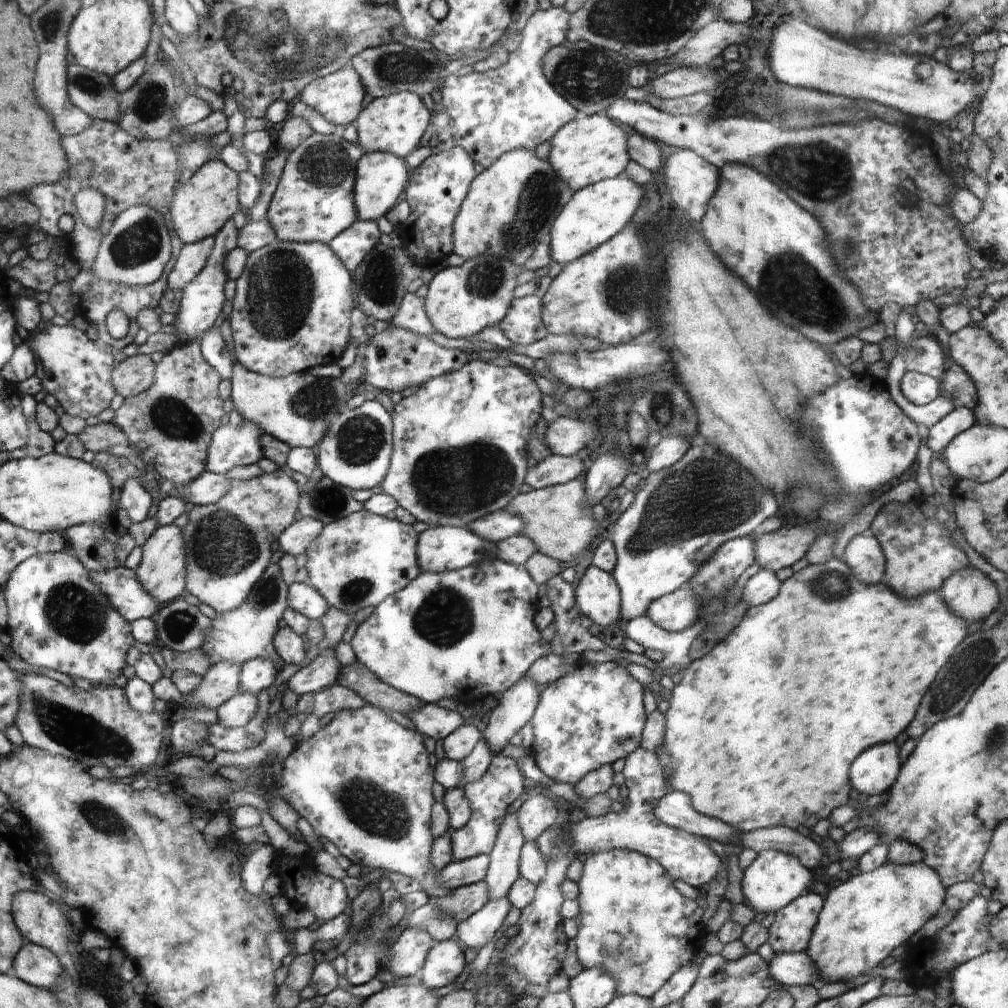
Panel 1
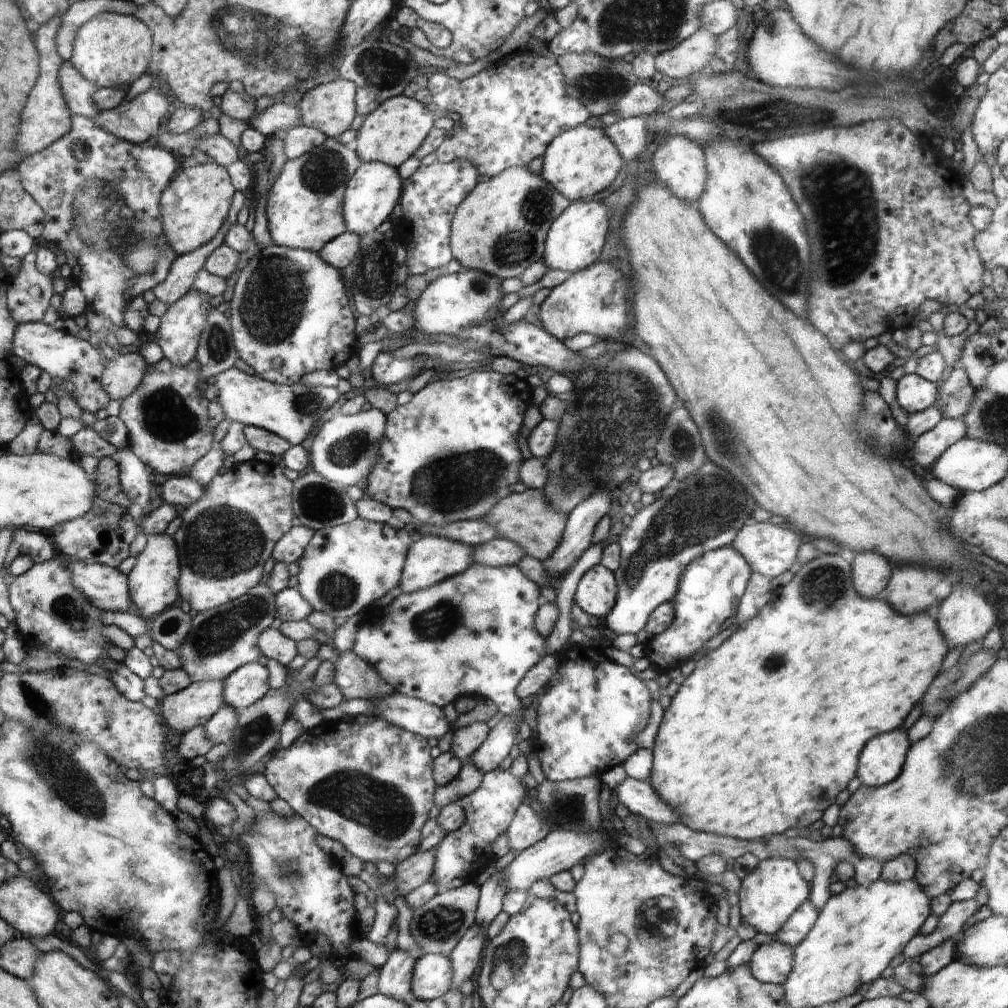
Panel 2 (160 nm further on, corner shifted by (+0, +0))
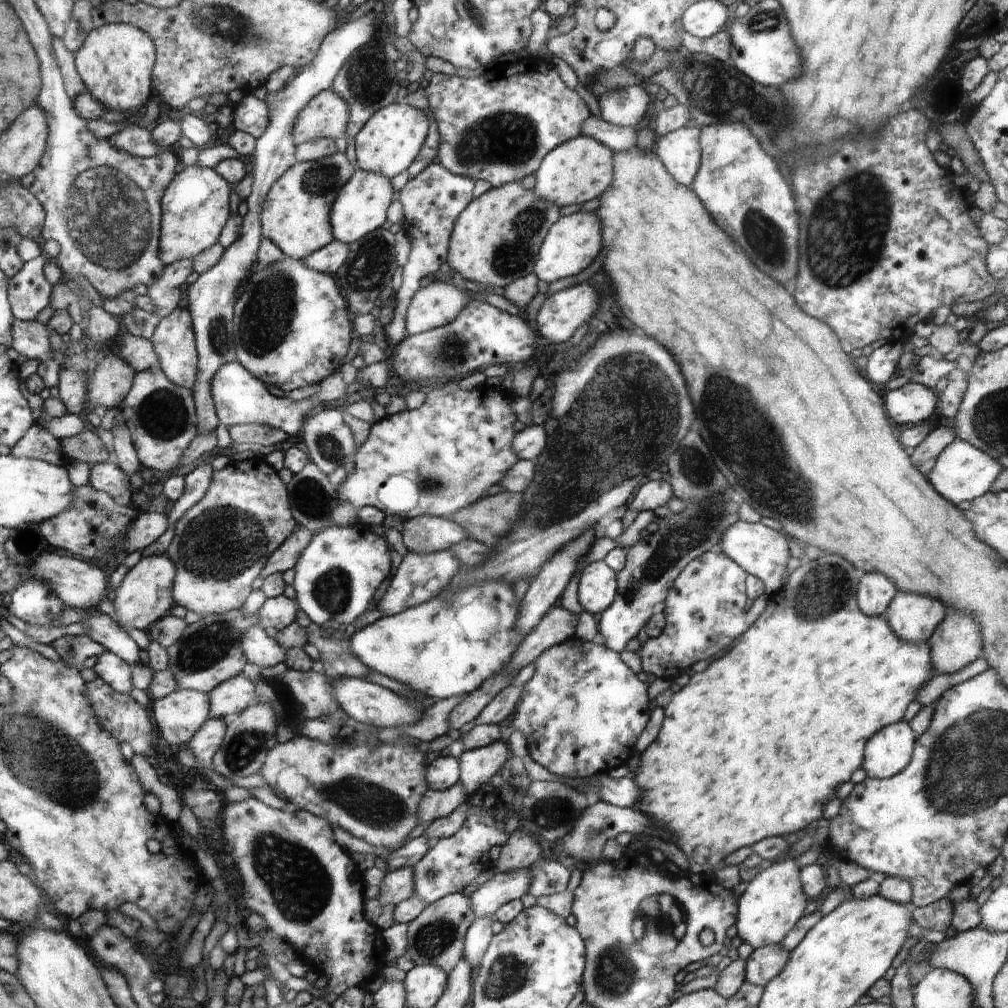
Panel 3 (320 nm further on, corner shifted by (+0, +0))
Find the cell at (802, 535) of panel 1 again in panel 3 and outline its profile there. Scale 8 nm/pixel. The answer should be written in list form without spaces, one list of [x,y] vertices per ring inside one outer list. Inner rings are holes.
[[[738,520],[736,524],[721,534],[720,546],[717,549],[737,562],[748,576],[754,575],[759,578],[764,583],[765,592],[769,595],[783,589],[782,578],[784,578],[786,562],[791,554],[788,554],[788,542],[782,536],[782,532],[776,532],[775,529],[760,522],[748,523]]]

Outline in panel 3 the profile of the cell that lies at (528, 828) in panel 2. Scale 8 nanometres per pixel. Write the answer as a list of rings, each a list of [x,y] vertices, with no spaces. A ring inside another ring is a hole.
[[[520,828],[510,836],[509,842],[501,846],[501,853],[495,865],[495,873],[513,873],[528,869],[542,856],[542,850],[534,836]]]

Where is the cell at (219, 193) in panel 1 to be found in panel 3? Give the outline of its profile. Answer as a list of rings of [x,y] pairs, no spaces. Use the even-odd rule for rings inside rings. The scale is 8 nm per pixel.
[[[186,167],[172,179],[161,200],[160,260],[168,266],[174,261],[196,258],[220,241],[222,229],[232,216],[229,209],[231,184],[213,168]]]

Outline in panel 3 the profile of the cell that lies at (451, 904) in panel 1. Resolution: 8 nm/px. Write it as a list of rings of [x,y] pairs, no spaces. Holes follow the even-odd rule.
[[[456,892],[441,898],[440,901],[426,905],[414,920],[407,924],[406,957],[416,965],[441,967],[449,975],[464,956],[465,934],[473,924],[476,915],[469,897]]]

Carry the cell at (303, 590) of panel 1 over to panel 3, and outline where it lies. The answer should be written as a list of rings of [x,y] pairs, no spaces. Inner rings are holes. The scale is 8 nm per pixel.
[[[283,594],[266,599],[257,612],[257,625],[264,630],[272,627],[278,631],[285,629],[296,620],[298,609],[297,603]]]

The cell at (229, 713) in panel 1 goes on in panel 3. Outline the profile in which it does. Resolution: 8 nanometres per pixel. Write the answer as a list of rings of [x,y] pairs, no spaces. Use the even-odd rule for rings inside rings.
[[[210,717],[197,730],[196,736],[192,738],[188,746],[196,756],[198,764],[196,768],[212,782],[212,787],[217,790],[232,786],[229,780],[222,776],[213,766],[213,758],[217,754],[217,750],[224,744],[227,728],[228,721]]]

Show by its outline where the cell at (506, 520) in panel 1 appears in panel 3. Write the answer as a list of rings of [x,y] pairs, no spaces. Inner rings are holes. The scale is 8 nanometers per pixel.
[[[430,515],[412,517],[399,529],[407,550],[419,555],[446,551],[466,538],[463,528],[446,517]]]

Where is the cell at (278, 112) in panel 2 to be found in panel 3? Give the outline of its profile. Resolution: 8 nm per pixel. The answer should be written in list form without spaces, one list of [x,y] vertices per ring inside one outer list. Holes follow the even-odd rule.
[[[245,94],[244,98],[233,105],[234,128],[247,132],[257,139],[269,123],[269,108],[264,99]]]

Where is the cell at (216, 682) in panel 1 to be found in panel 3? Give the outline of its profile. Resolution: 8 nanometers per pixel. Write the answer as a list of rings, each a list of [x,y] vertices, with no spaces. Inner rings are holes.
[[[176,689],[168,696],[152,701],[151,714],[159,734],[168,744],[188,744],[210,718],[209,694],[192,689]]]

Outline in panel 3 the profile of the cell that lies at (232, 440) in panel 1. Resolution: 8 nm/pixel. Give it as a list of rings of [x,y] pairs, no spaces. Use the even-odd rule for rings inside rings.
[[[210,462],[198,466],[185,476],[185,489],[175,503],[170,504],[167,511],[169,524],[176,524],[189,508],[192,508],[209,490],[213,469]]]

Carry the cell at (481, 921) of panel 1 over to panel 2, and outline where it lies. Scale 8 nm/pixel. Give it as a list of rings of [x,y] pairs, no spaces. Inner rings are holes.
[[[472,926],[460,944],[449,954],[453,965],[452,988],[460,990],[464,982],[476,978],[486,944],[483,936],[481,927]]]

